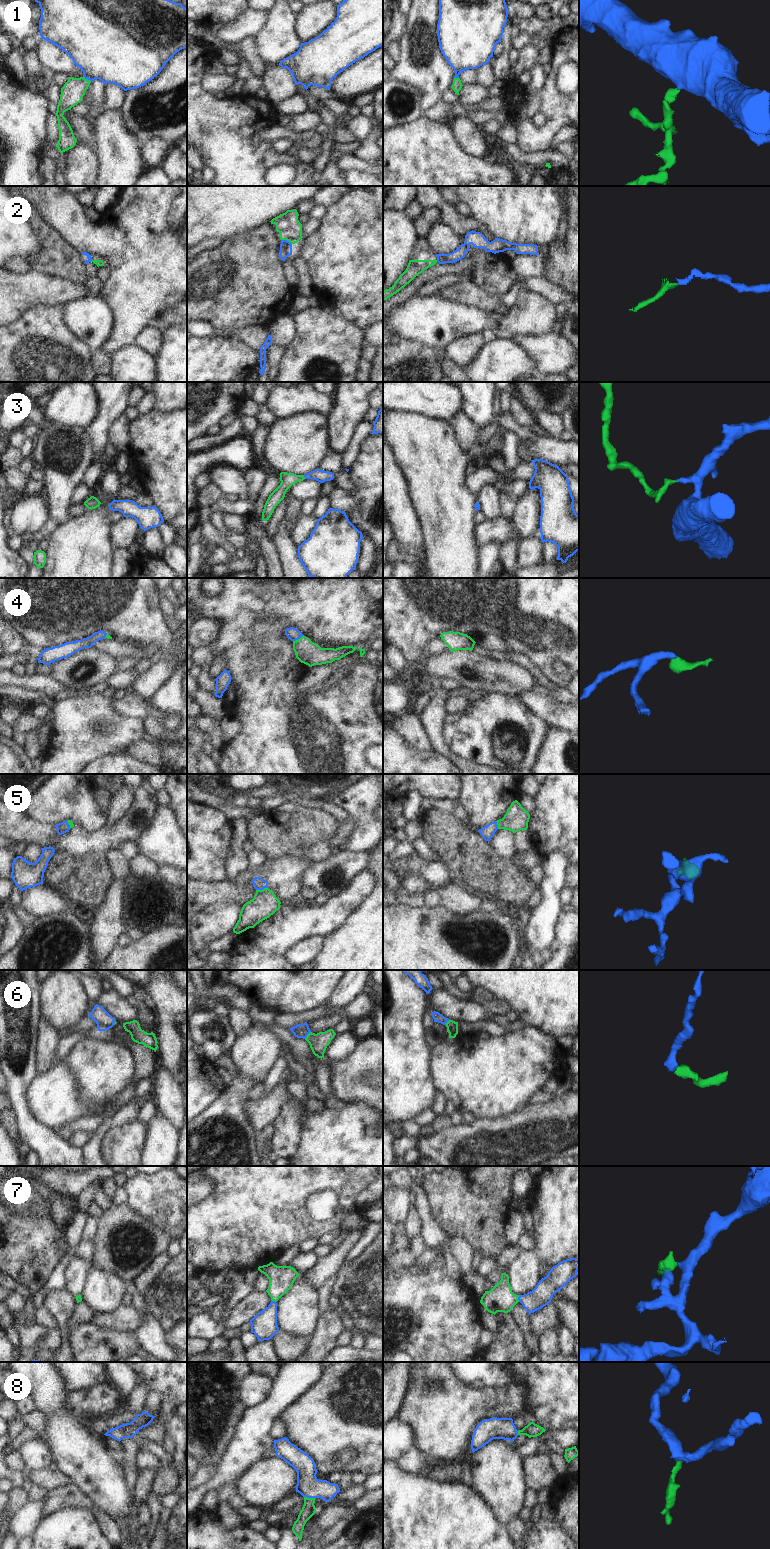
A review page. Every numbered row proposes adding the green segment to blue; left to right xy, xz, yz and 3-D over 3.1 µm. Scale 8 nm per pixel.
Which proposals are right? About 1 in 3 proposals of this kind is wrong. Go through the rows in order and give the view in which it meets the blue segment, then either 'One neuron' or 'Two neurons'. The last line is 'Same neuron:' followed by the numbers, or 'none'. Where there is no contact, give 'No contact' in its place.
1: Touches blue in xy. One neuron
2: Touches blue in xz. One neuron
3: Touches blue in xz. One neuron
4: Touches blue in xz. One neuron
5: Touches blue in xz. One neuron
6: Touches blue in xz. One neuron
7: Touches blue in yz. One neuron
8: Touches blue in xz. One neuron
Same neuron: 1, 2, 3, 4, 5, 6, 7, 8.

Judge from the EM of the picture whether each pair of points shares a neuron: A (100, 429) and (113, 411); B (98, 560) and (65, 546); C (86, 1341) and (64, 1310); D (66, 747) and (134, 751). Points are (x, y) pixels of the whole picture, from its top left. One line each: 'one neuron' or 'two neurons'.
A: one neuron
B: one neuron
C: two neurons
D: two neurons

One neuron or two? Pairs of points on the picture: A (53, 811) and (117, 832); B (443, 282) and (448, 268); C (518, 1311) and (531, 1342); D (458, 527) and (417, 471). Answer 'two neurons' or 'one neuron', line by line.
A: two neurons
B: two neurons
C: one neuron
D: one neuron

